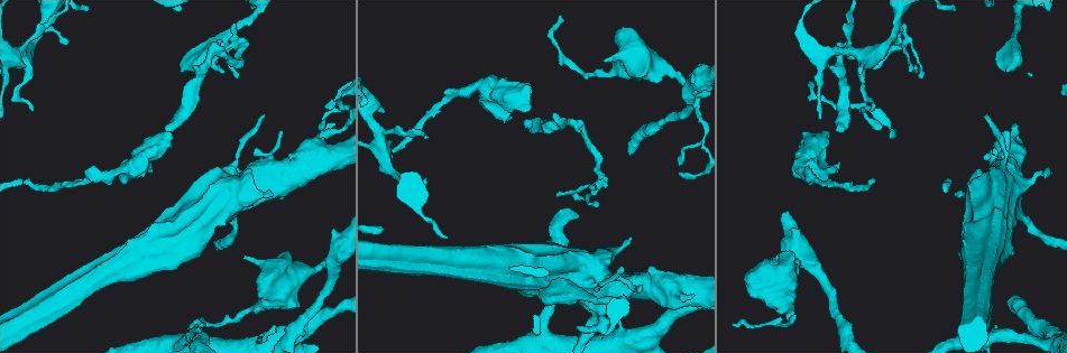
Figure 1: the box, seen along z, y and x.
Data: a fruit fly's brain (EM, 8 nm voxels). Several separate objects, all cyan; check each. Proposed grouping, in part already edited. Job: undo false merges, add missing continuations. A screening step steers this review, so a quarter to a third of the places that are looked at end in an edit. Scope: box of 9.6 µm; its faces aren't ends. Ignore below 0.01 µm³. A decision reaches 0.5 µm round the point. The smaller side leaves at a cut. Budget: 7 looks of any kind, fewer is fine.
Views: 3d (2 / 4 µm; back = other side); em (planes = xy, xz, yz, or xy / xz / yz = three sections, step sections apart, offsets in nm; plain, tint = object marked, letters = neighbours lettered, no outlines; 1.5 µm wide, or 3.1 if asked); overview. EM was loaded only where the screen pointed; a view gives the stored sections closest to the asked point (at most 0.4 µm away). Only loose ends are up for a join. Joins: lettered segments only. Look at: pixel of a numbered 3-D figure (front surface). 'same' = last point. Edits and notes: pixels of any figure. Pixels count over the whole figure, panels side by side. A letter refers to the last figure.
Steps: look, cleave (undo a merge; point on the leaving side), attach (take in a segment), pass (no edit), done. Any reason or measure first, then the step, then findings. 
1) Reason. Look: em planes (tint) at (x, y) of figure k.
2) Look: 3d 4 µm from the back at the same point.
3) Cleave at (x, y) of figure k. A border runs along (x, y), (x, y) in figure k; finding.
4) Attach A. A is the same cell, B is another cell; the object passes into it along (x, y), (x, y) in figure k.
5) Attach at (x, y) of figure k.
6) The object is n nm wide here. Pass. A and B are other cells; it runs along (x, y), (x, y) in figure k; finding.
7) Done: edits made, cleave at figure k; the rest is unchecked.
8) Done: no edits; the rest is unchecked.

Abrupt turn. Look: em planes (tint) at (271, 160) of figure 1.

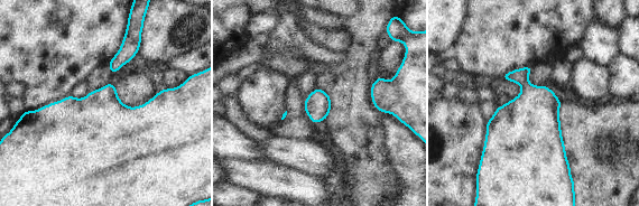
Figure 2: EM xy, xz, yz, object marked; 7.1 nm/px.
Look: em planes (letters) at the same point.

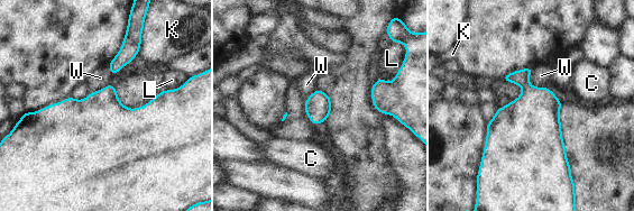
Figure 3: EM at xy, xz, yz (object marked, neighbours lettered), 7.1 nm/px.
The longest contact is with W, 160 nm. Pass. C, K, L and W are other cells; one neuron here.

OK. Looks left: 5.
Thin end. Look: 3d 4 µm at (33, 111) of figure 1.

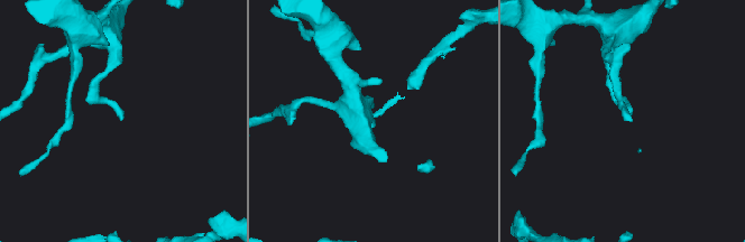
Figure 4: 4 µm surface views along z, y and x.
Shape alone is not enough. Look: em yz step 4 (letters) at (120, 119) of figure 4.

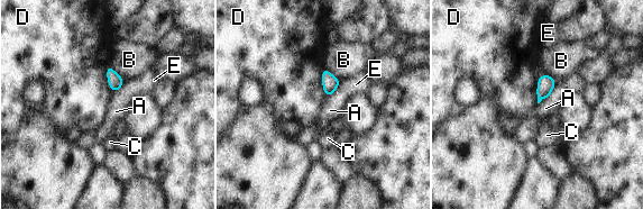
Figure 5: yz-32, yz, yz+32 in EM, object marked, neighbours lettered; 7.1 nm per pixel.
Look: em planes (letters) at the same point.

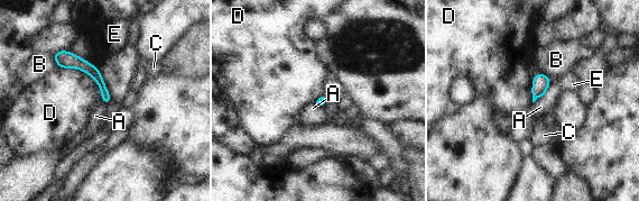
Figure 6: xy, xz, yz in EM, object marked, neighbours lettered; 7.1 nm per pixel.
Pass. A, B, C, D and E are other cells; a border runs along (545, 94), (533, 102) in figure 6; none of them fits.

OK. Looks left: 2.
Branch point. Look: em planes (plain) at (234, 43) of figure 1.

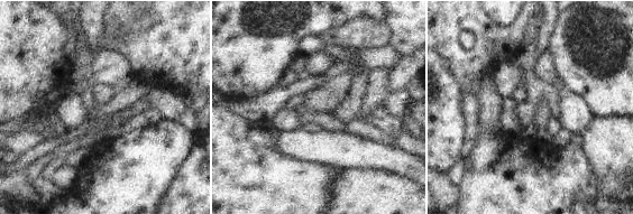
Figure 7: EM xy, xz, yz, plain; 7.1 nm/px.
Look: em planes (letters) at the same point.

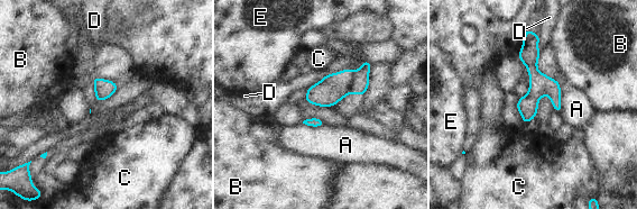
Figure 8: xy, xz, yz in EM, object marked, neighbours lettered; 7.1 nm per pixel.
The object is 140 nm wide here. Pass. A, B, C, D and E are other cells; it runs along (532, 35), (535, 93), (525, 119) in figure 8; continuous, no second neuron.

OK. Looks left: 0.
Done: no edits; the rest is unchecked.

